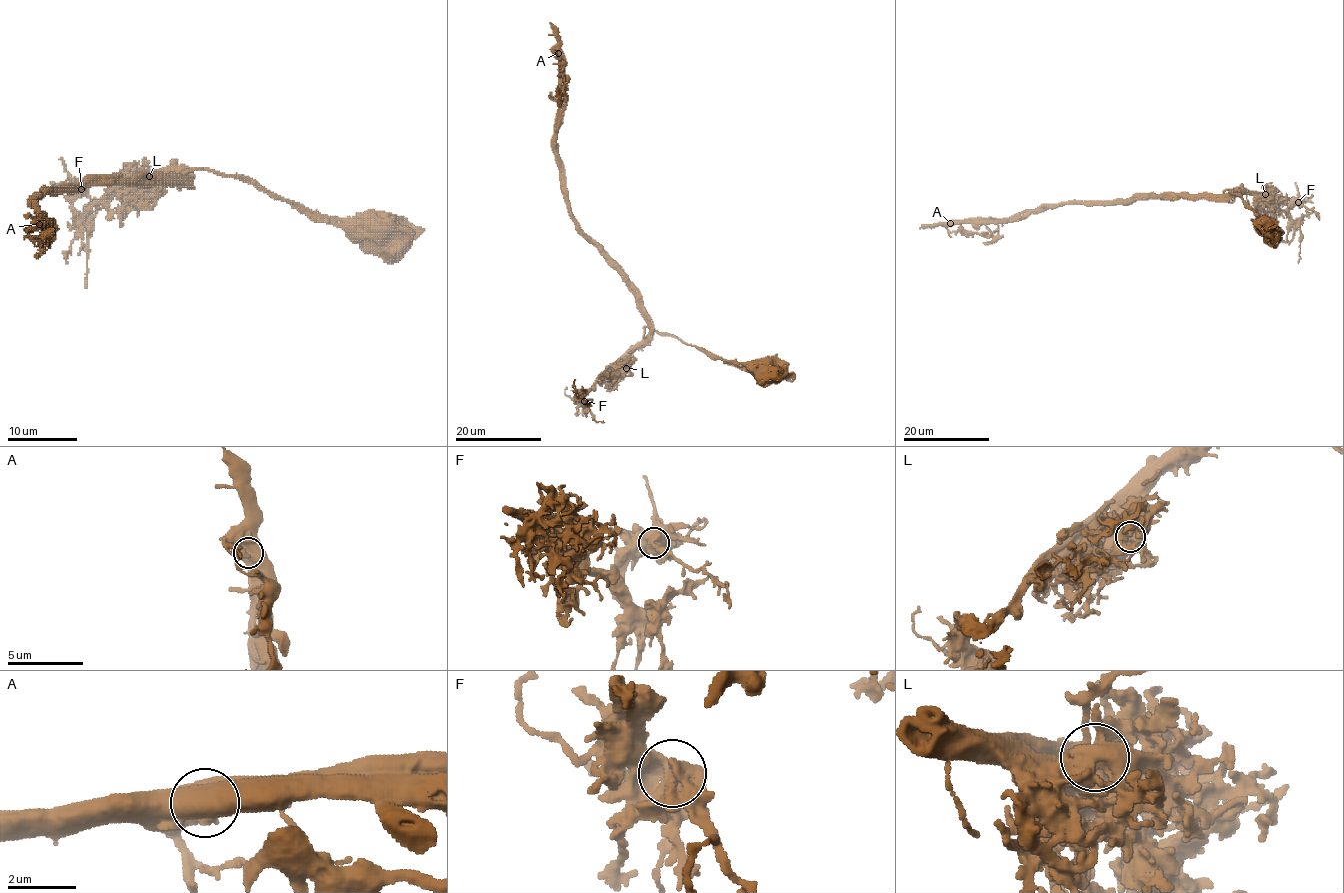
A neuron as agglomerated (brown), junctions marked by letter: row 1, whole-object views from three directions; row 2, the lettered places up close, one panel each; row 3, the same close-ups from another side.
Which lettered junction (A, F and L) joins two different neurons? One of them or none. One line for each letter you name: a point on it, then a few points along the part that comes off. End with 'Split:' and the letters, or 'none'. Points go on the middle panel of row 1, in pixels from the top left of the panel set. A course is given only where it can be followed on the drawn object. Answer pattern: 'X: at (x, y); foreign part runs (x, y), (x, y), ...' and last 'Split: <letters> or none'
A: at (558, 53); foreign part runs (558, 53), (565, 110), (556, 156), (569, 215), (618, 269), (650, 323), (650, 334), (600, 377), (586, 401)
Split: A

